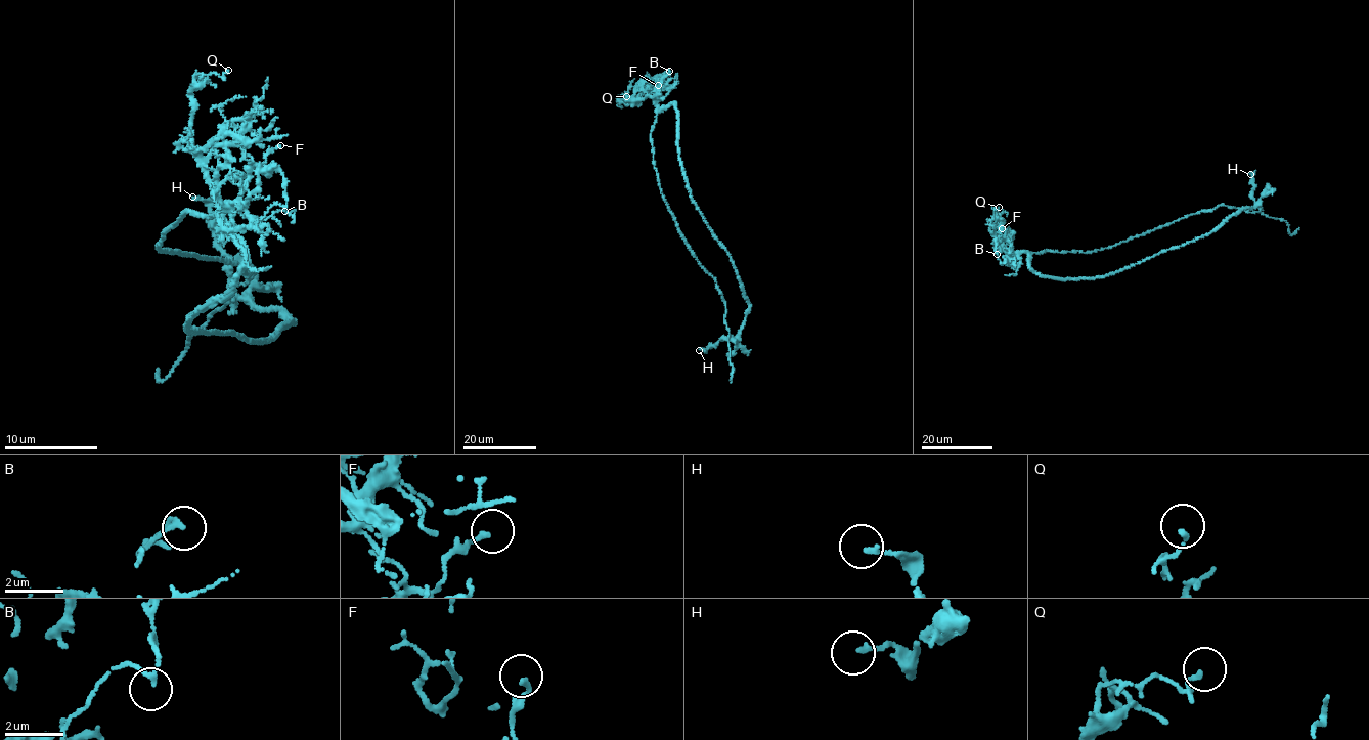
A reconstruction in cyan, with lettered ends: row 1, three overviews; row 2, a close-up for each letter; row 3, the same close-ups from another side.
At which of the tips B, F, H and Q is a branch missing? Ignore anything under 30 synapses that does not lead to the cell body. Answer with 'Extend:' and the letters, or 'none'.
Extend: none

